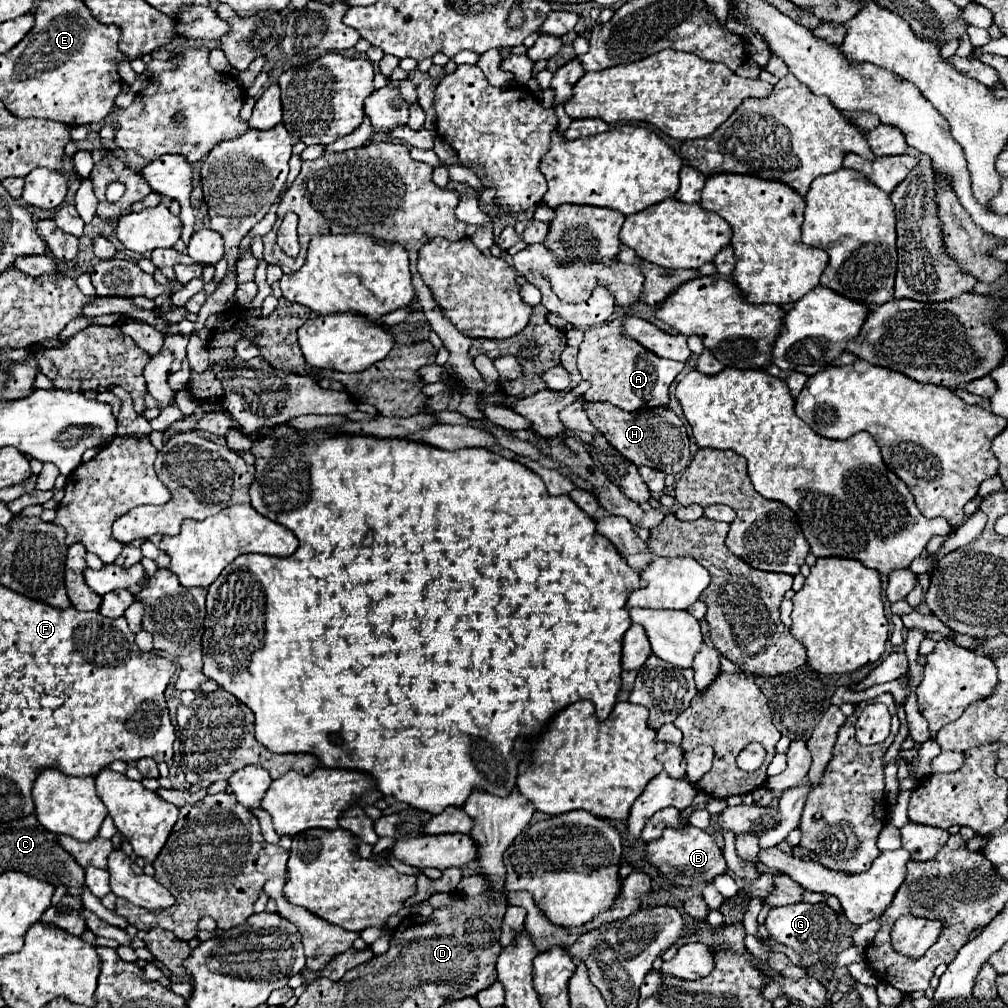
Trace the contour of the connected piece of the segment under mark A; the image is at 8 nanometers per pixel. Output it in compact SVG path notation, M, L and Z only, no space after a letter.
M626 316L588 328L584 332L584 340L578 352L578 370L582 378L592 384L588 392L584 394L584 400L586 402L608 402L626 412L668 406L670 384L682 372L684 364L676 360L658 358L650 354L650 350L642 348L638 342L624 338L620 334L624 320Z

